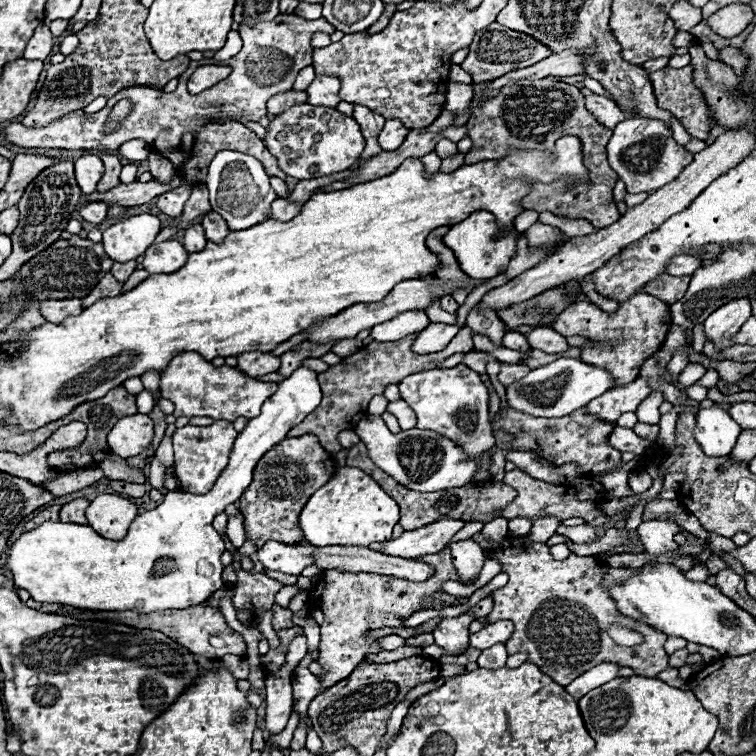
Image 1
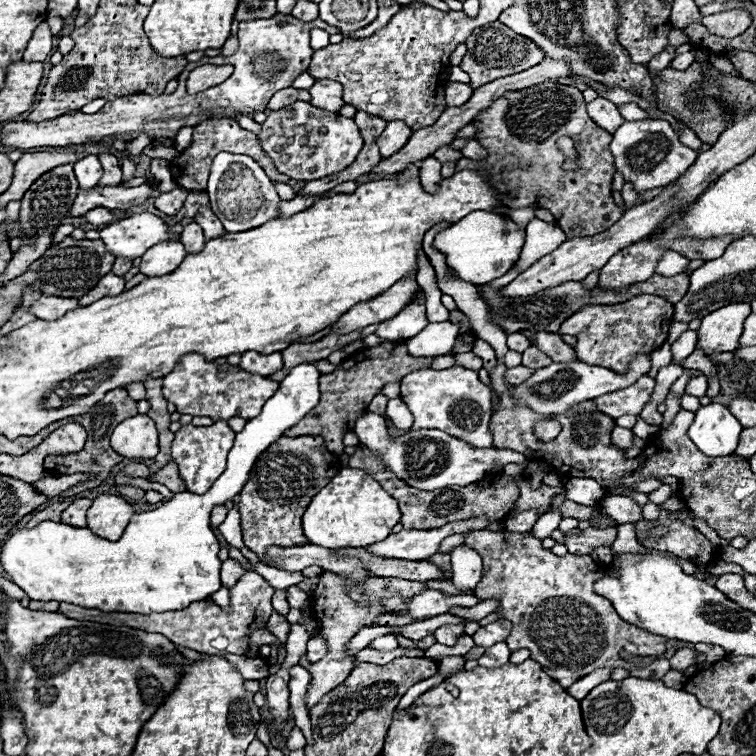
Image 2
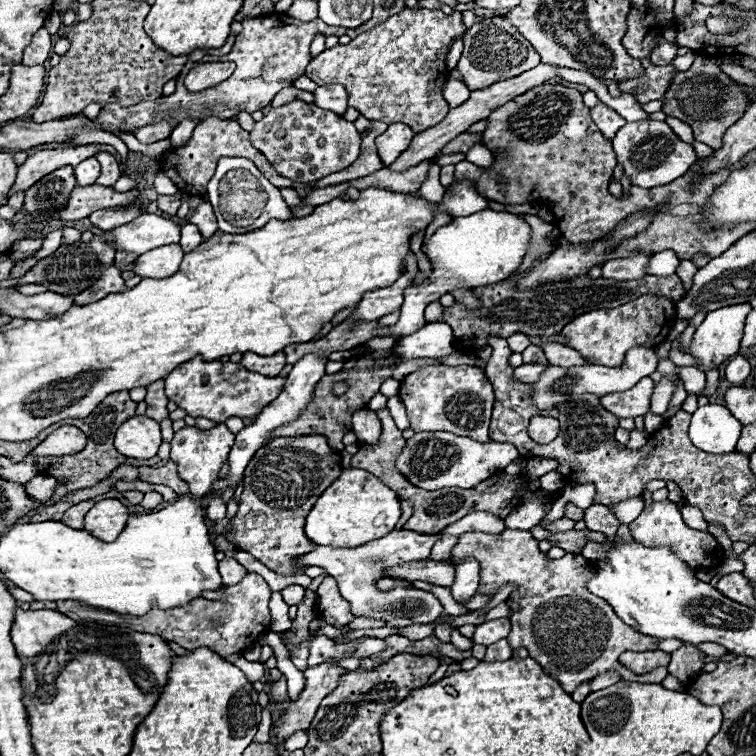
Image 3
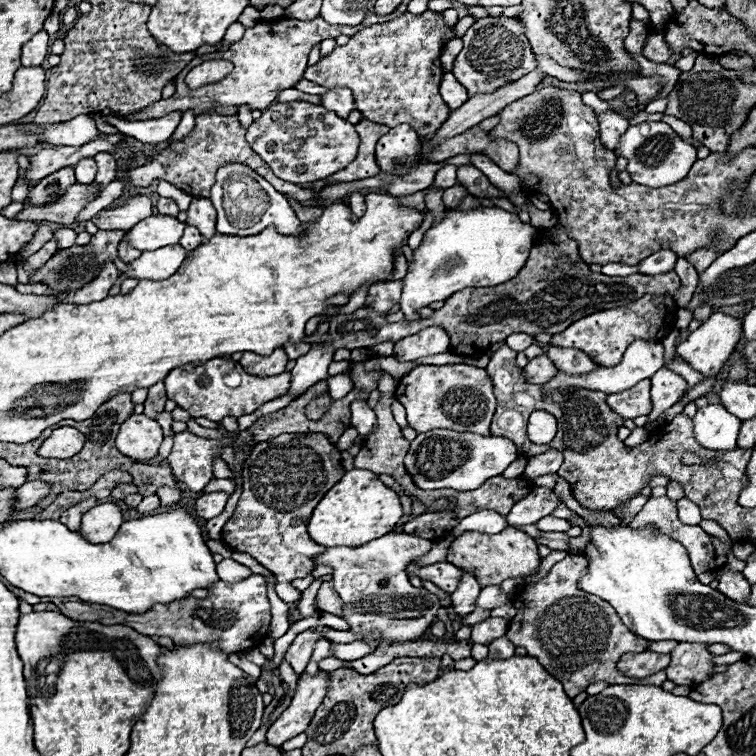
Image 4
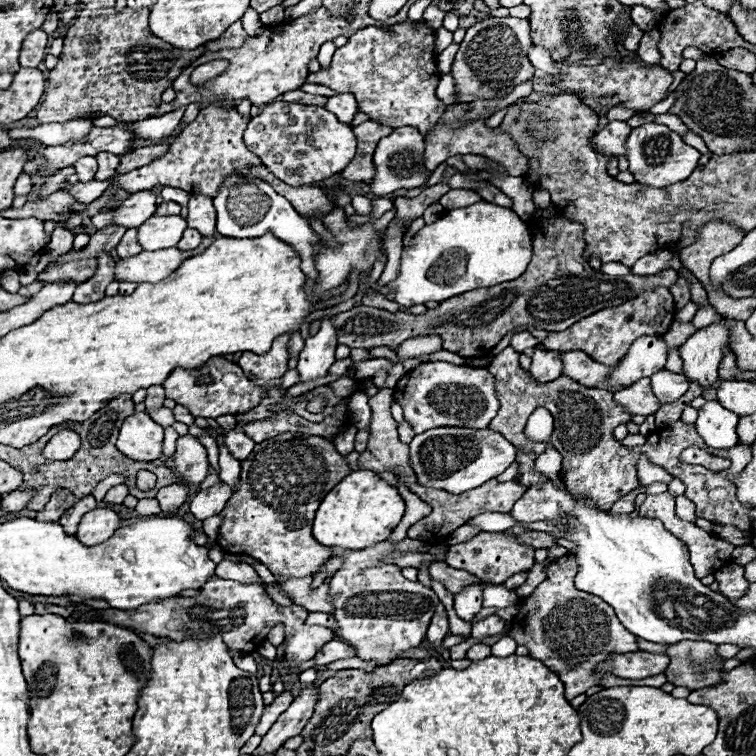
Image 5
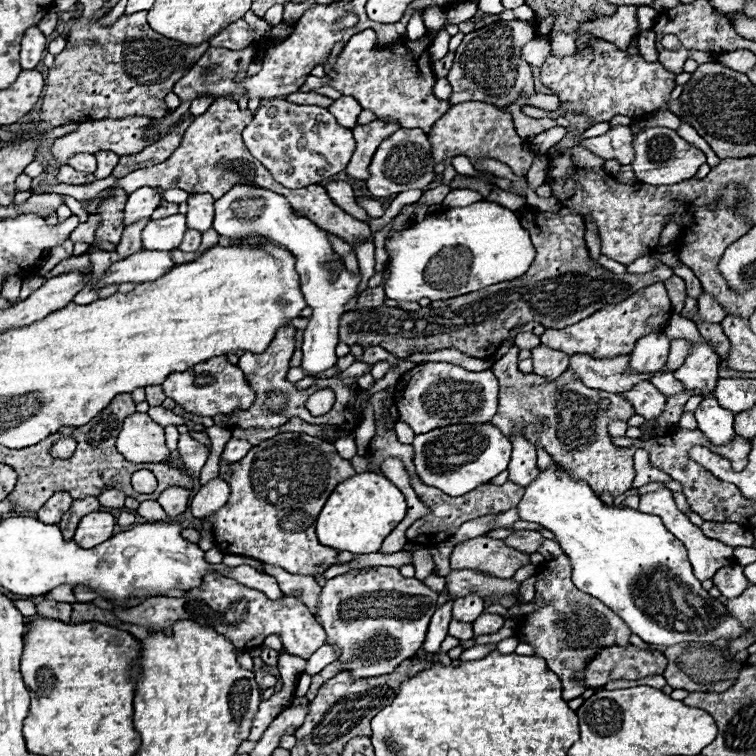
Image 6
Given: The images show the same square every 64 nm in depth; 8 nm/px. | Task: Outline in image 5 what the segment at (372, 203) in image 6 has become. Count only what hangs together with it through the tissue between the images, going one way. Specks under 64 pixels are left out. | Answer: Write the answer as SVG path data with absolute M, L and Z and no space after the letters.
M356 194L356 196L352 198L352 206L356 208L358 214L370 214L370 212L372 212L372 200L370 200L368 196Z

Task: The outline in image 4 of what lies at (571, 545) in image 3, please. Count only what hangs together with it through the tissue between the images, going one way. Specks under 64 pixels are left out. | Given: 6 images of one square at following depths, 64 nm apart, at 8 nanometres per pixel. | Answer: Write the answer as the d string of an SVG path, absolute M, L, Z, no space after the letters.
M542 532L540 538L534 538L536 544L544 544L550 550L568 550L568 536L564 532Z

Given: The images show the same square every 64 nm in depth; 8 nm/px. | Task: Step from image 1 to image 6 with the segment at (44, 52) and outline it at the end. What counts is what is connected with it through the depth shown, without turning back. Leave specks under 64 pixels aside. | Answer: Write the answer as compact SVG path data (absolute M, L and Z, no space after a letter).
M36 26L28 28L28 32L21 40L19 62L22 69L34 68L42 60L44 48L46 48L46 36Z

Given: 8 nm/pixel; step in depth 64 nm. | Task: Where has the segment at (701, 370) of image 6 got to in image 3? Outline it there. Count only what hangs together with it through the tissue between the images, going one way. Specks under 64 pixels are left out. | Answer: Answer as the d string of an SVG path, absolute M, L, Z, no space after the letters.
M734 304L734 306L724 306L714 312L708 312L706 320L696 328L692 342L686 348L686 354L694 356L700 370L706 372L706 370L718 368L722 362L726 362L730 356L734 356L738 352L740 340L742 340L742 330L744 330L744 320L750 310L752 310L750 304Z

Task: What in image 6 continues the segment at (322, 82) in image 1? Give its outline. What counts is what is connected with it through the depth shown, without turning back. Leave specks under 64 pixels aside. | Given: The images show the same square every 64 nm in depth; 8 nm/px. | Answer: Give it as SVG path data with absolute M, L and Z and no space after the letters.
M342 96L338 100L334 100L336 104L332 104L332 108L328 108L334 116L336 116L336 122L344 128L354 128L356 126L356 120L358 120L358 114L362 112L360 104L356 104L356 100L352 96Z

